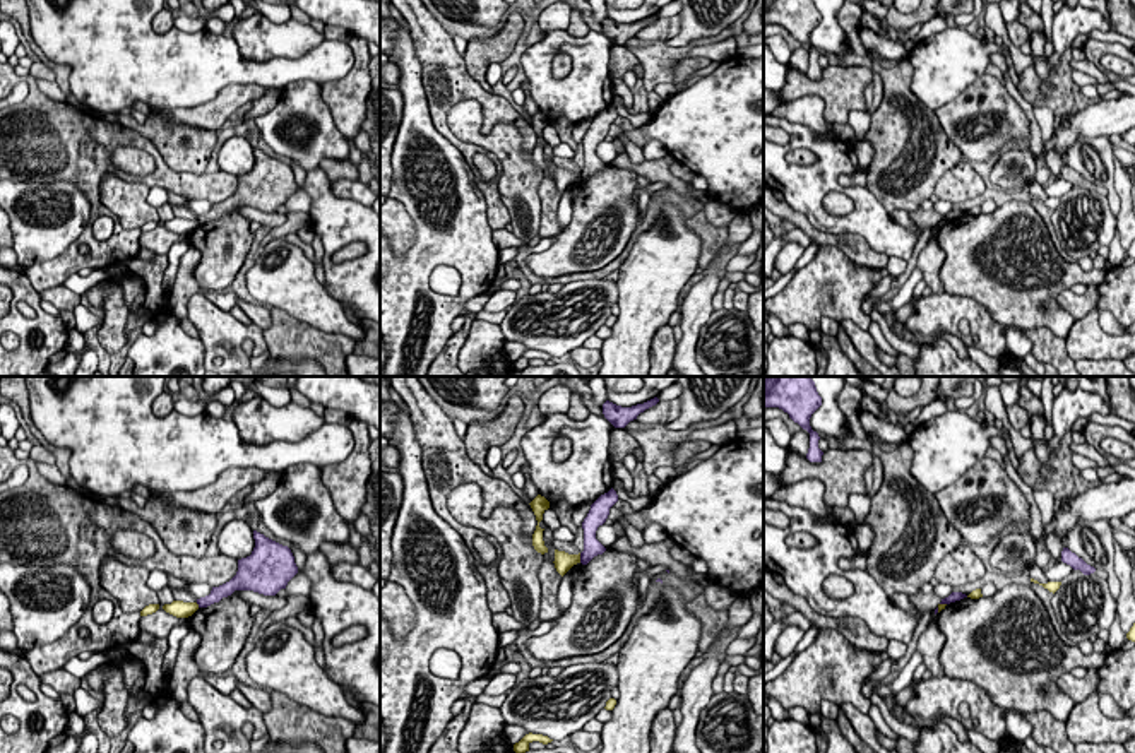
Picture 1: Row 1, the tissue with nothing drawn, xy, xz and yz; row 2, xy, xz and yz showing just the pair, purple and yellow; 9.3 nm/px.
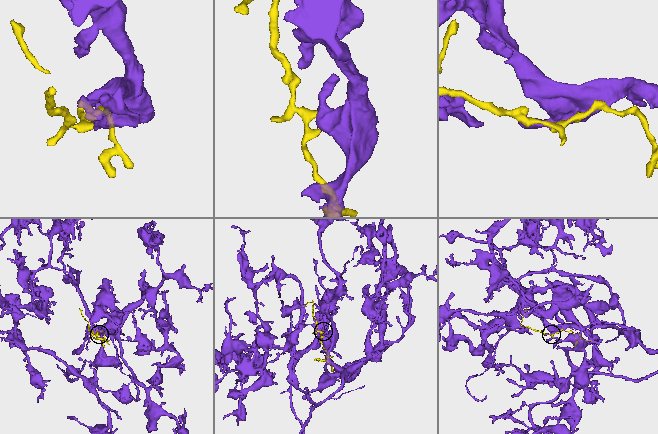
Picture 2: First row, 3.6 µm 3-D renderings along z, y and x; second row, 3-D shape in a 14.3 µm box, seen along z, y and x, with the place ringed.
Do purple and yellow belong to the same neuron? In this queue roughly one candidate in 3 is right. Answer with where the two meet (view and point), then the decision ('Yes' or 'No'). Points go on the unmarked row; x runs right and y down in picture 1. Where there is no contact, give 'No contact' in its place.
Touches purple at xz (581, 175). No

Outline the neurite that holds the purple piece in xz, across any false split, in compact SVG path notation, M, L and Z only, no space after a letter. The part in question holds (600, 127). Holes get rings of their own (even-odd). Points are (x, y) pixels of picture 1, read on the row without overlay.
M611 104L601 111L592 122L587 133L582 139L584 145L584 168L580 169L580 180L587 181L594 173L603 171L606 164L596 156L596 147L603 142L609 132L609 125L618 118L616 108Z

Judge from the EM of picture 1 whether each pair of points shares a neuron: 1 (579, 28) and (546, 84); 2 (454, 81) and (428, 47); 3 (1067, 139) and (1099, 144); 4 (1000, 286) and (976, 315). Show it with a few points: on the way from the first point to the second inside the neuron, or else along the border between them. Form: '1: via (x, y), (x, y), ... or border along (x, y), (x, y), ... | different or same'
1: border along (589, 29), (582, 36), (570, 36), (565, 31) | different
2: via (445, 72), (437, 55) | same
3: border along (1108, 136), (1081, 136), (1065, 153) | different
4: border along (945, 291), (974, 298), (1005, 326) | different

